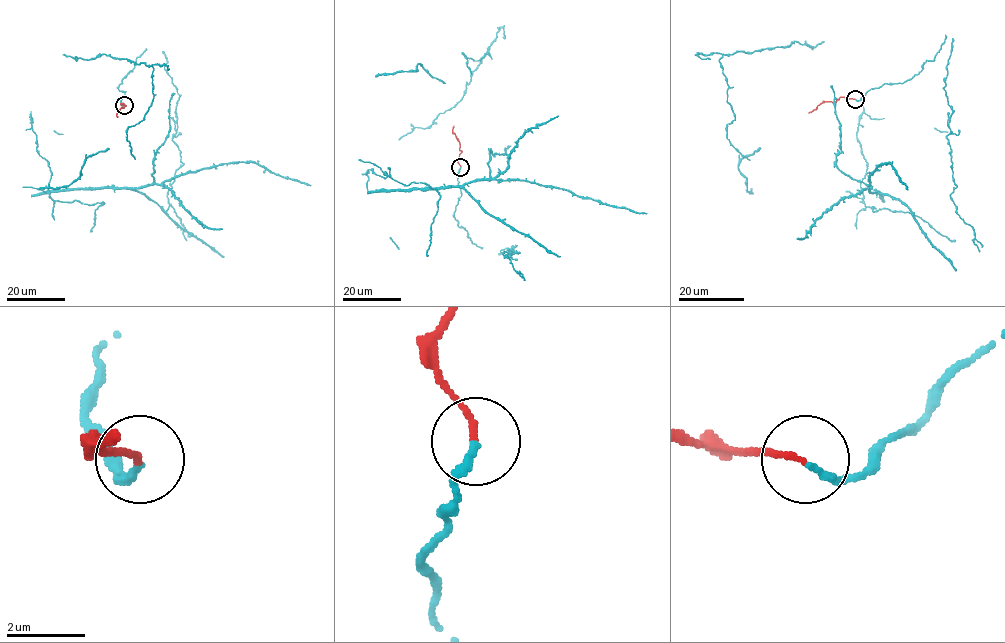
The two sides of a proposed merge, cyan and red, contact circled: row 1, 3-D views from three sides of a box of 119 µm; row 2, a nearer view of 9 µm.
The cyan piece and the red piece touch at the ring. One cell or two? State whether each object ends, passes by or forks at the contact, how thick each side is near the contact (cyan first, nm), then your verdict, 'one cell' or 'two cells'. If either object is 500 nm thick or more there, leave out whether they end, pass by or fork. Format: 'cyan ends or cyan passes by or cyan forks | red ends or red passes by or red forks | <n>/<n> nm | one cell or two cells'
cyan ends | red ends | 180/130 nm | one cell

